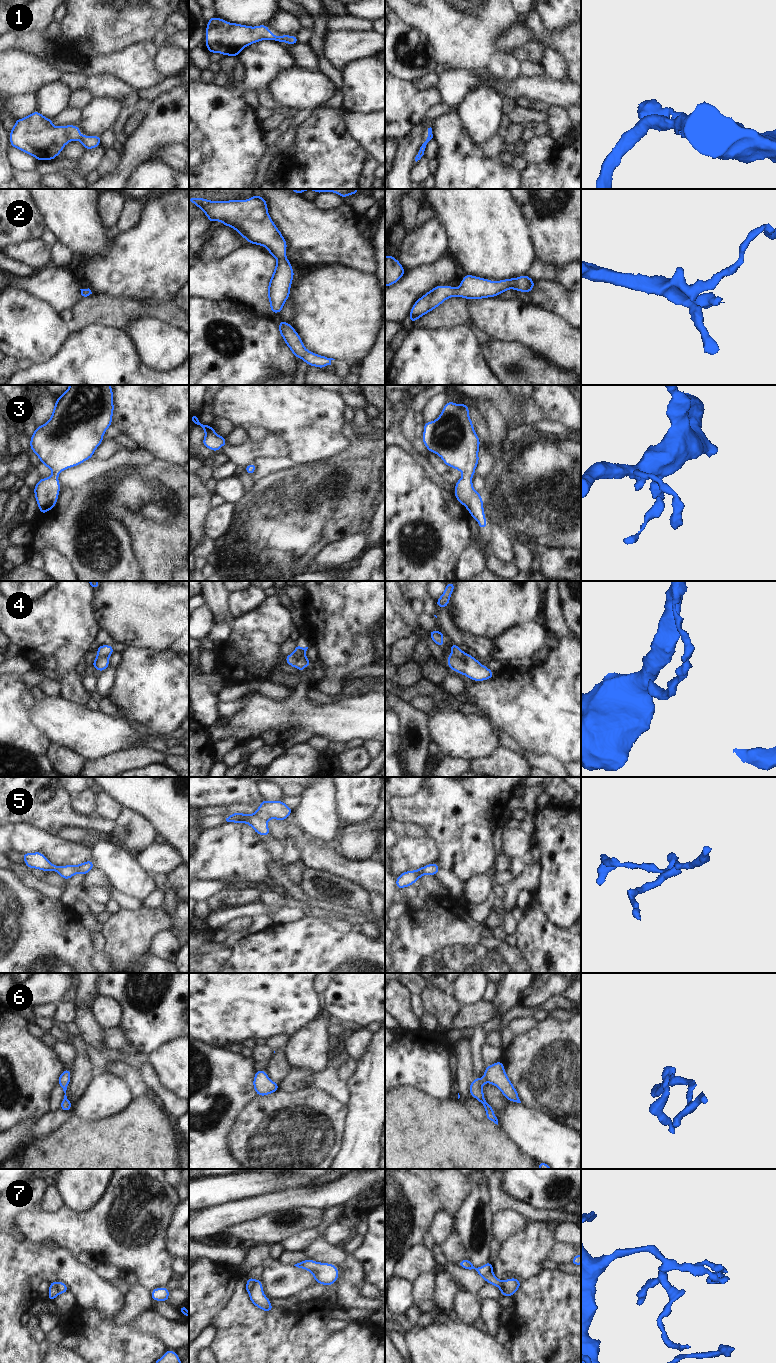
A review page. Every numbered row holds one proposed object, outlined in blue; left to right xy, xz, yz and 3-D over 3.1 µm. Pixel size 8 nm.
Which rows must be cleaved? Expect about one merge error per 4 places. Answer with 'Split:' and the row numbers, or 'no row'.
Split: 4, 7

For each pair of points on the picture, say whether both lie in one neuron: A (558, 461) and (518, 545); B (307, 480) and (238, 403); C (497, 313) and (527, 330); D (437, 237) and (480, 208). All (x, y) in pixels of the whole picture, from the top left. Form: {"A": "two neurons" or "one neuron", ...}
{"A": "two neurons", "B": "two neurons", "C": "one neuron", "D": "two neurons"}

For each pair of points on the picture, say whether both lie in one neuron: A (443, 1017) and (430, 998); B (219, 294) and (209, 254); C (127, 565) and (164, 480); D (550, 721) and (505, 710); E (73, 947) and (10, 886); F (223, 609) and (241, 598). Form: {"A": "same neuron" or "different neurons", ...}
{"A": "same neuron", "B": "different neurons", "C": "different neurons", "D": "same neuron", "E": "same neuron", "F": "different neurons"}

